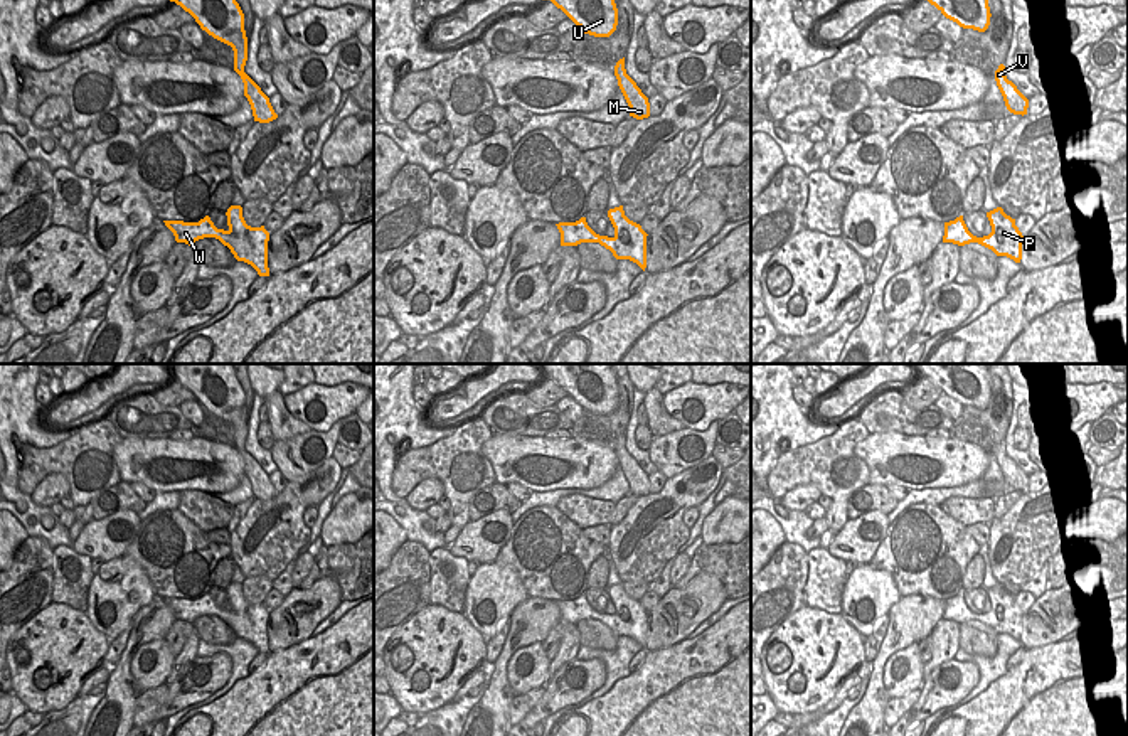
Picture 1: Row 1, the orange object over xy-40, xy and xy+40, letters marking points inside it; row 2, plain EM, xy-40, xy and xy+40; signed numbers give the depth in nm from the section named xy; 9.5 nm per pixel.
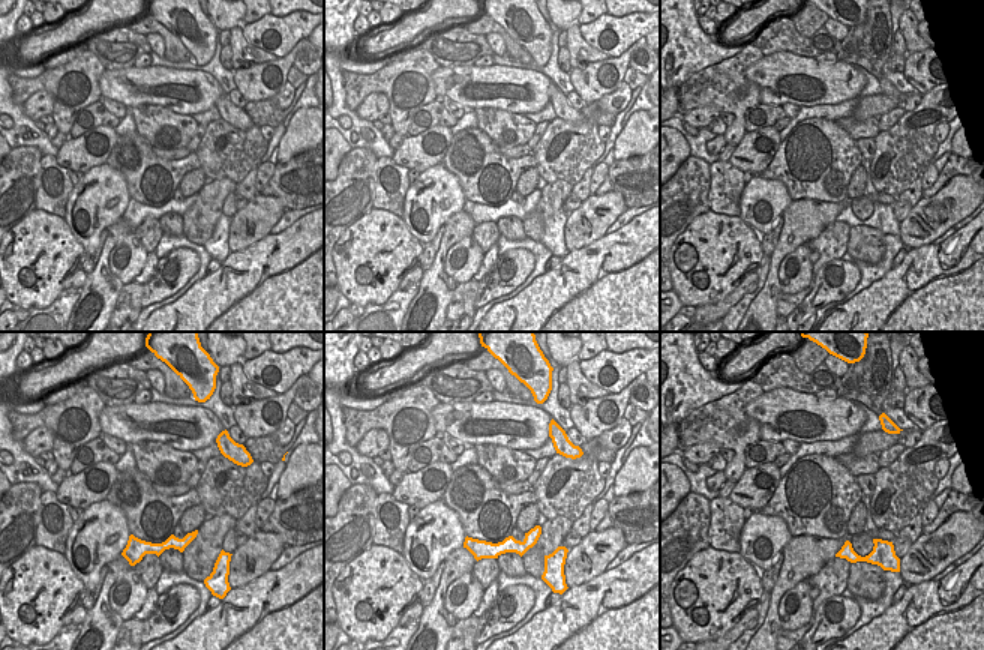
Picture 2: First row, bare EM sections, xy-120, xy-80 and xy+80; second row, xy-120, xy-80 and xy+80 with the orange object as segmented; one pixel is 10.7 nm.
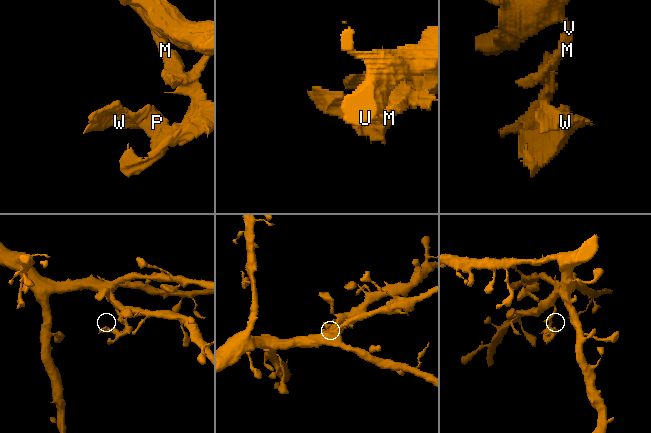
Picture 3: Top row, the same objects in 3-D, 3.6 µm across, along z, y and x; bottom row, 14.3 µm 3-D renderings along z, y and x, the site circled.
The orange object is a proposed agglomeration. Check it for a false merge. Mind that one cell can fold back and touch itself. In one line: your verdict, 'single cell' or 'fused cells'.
fused cells

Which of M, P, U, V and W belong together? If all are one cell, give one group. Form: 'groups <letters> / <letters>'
groups M P V W / U

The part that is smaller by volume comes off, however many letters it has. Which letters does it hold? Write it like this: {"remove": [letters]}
{"remove": ["M", "P", "V", "W"]}

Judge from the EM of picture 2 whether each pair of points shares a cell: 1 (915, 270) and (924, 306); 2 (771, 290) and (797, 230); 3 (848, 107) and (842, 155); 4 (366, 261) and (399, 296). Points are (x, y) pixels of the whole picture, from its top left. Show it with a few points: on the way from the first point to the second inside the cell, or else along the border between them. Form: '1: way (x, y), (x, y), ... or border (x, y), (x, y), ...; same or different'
1: way (920, 279), (924, 297); same
2: way (773, 275), (774, 260), (785, 245); same
3: border (834, 119), (806, 117), (800, 122); different
4: border (398, 288), (384, 302), (369, 303), (365, 308); different

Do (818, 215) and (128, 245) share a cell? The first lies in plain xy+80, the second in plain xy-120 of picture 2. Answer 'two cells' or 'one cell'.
two cells

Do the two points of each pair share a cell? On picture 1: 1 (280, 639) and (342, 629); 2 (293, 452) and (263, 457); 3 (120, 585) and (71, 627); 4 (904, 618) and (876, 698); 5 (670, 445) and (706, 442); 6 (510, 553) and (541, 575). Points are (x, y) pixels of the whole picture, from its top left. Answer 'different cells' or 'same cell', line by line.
1: different cells
2: different cells
3: different cells
4: same cell
5: same cell
6: same cell

